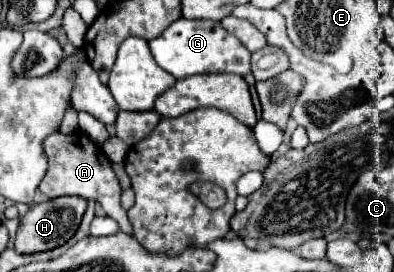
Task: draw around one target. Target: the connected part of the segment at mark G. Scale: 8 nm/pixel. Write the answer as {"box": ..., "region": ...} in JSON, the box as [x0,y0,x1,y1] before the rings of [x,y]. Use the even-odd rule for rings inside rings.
{"box":[148,18,250,78],"region":[[[180,18],[148,44],[158,66],[170,72],[174,78],[186,78],[186,76],[208,74],[208,72],[232,72],[242,76],[250,72],[250,52],[242,46],[242,42],[238,42],[238,38],[228,34],[222,28],[222,24],[214,20]]]}

